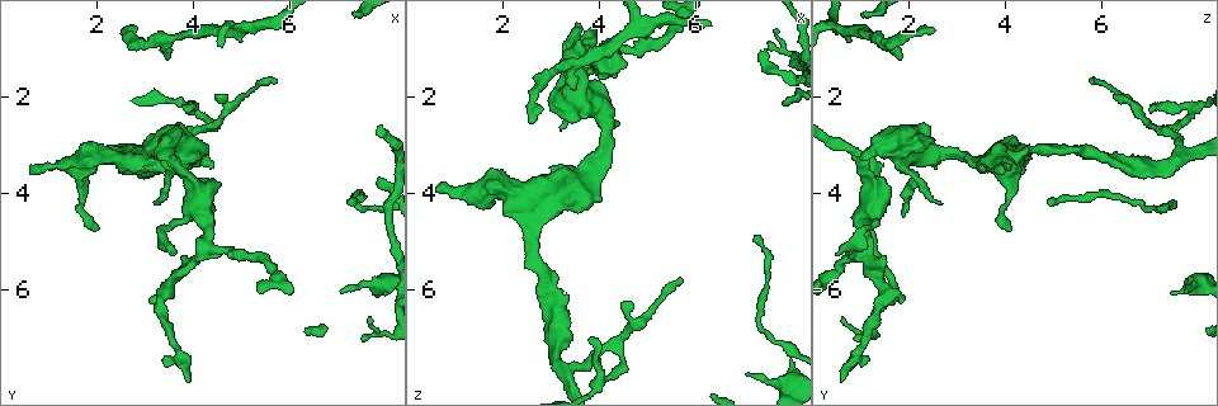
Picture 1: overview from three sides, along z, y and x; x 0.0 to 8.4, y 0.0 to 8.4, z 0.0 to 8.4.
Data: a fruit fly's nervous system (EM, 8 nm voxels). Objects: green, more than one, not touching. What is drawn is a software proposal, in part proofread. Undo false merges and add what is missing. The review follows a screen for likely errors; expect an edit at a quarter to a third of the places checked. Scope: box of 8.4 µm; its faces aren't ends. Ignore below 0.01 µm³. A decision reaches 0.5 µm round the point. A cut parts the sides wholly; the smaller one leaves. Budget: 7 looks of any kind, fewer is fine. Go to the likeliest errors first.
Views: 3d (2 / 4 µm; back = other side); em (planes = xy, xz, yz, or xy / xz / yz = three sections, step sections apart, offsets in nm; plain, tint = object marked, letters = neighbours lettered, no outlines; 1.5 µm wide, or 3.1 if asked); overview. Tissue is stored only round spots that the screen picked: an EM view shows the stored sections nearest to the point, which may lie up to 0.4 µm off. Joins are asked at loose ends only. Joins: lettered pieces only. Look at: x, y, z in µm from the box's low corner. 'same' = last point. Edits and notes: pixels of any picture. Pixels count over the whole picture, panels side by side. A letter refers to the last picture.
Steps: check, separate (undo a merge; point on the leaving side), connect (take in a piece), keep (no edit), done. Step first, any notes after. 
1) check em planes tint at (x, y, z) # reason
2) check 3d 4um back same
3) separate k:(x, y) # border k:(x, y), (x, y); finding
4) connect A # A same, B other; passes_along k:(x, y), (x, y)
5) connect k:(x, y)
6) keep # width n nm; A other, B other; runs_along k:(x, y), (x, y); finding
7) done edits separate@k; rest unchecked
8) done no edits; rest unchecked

check em planes tint at (3.15, 4.15, 2.60) # thin end

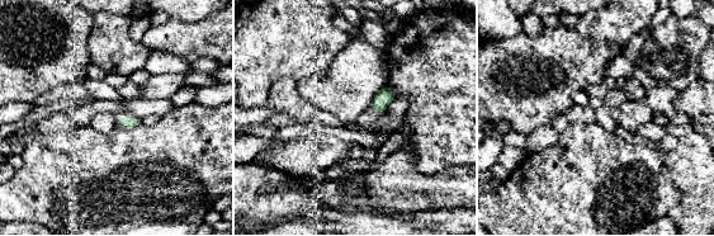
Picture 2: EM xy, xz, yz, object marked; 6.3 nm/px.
check em planes letters same # what lies round it

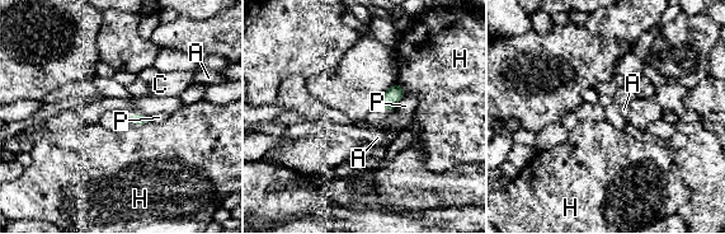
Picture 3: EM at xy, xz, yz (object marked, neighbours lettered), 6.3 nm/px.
keep # A other, C other, H other, P other; no lettered piece goes on from it

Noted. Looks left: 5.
check em xz step 8 letters at (7.65, 6.60, 0.65) # tapers out

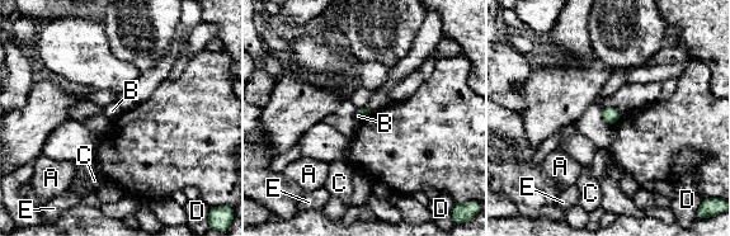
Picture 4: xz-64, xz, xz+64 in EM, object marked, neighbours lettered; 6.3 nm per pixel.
check em planes letters same

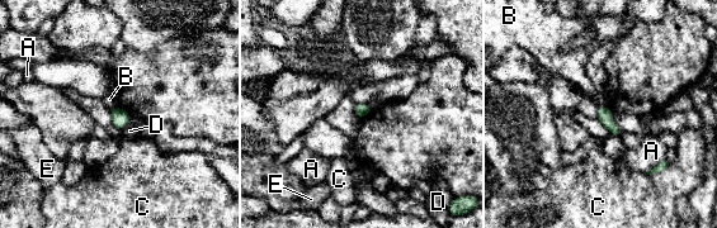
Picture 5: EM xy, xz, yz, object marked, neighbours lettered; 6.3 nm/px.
keep # width 80 nm; A other, B other, C other, D other, E other; border 5:(607, 105), (598, 107); no lettered piece goes on from it

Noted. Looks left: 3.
check em planes letters at (3.90, 7.90, 0.55) # thin end

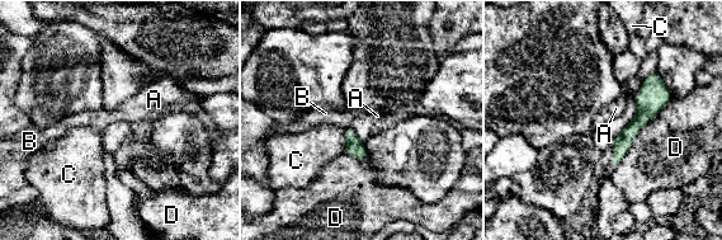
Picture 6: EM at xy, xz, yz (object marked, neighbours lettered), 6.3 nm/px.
keep # width 110 nm; longest_contact D 550 nm; A other, B other, C other, D other; no lettered piece goes on from it

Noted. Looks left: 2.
done no edits; rest unchecked

